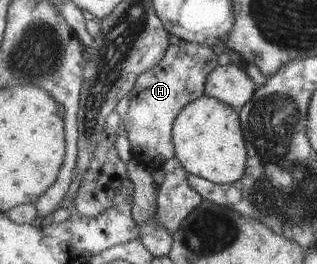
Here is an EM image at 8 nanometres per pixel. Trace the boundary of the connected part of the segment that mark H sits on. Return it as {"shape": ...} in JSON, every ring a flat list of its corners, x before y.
{"shape":[[194,42,169,43,162,61,136,79,128,93,129,109,123,116,123,127,131,143,133,158,147,170,156,171,175,157,172,139,173,123,182,108,205,95,208,74,218,66,218,54,211,47]]}

